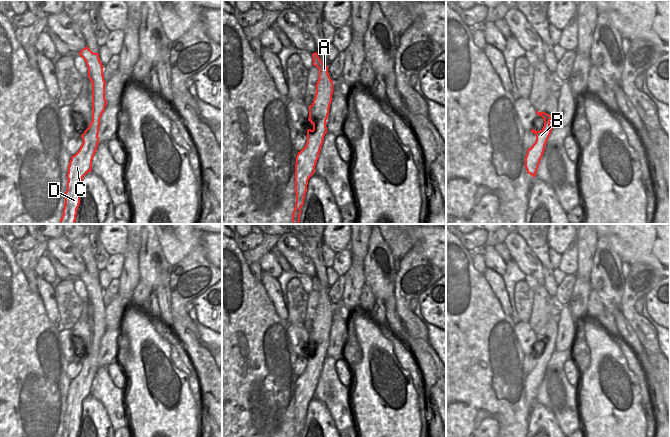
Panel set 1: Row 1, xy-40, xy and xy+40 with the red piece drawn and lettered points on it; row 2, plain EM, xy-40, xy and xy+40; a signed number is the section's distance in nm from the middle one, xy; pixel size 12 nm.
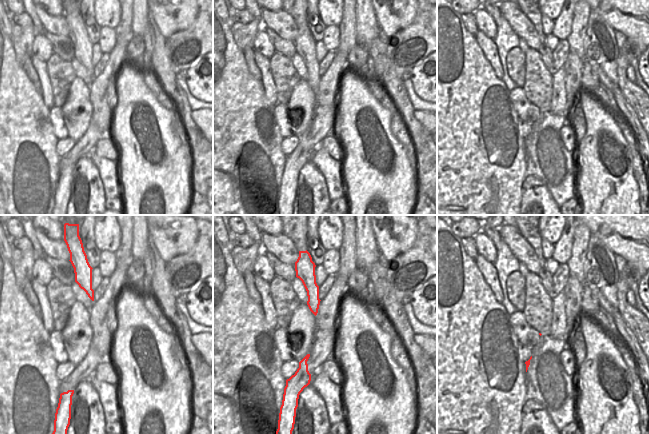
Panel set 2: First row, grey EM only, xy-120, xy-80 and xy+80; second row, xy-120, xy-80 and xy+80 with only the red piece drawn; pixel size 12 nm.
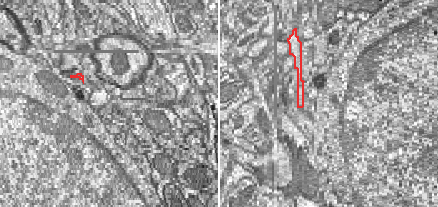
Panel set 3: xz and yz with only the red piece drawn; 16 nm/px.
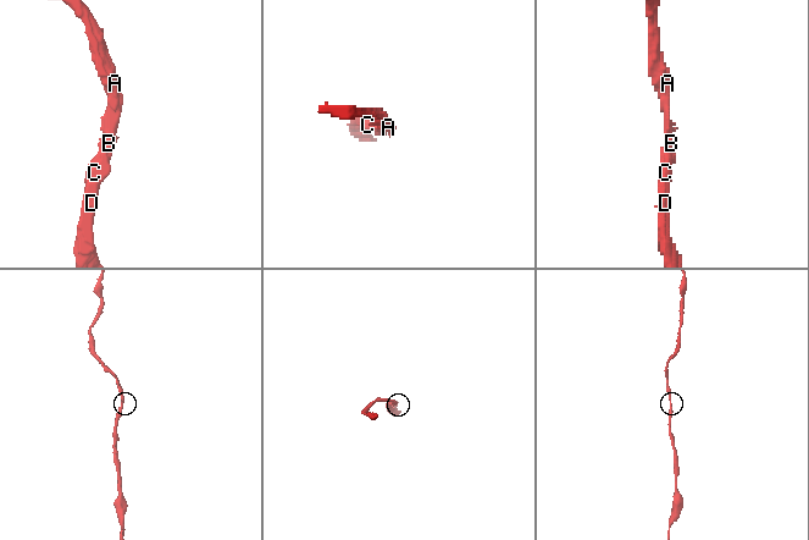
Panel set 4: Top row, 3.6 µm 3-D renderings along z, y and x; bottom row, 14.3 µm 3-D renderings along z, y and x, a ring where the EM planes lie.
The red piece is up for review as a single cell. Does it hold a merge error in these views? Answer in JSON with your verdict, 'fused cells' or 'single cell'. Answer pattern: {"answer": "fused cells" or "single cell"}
{"answer": "single cell"}

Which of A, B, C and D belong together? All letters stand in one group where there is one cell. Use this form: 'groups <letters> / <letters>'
groups A B C D

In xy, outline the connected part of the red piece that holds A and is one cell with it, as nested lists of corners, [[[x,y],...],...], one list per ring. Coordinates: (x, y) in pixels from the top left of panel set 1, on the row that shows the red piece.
[[[317,52],[312,54],[313,65],[319,69],[319,79],[316,84],[316,94],[309,108],[308,121],[313,129],[307,130],[307,143],[298,152],[295,164],[295,194],[296,204],[292,214],[292,224],[299,224],[301,208],[304,204],[309,178],[315,173],[315,166],[319,158],[324,136],[327,133],[326,120],[332,102],[333,81],[328,73],[328,66],[324,65]]]

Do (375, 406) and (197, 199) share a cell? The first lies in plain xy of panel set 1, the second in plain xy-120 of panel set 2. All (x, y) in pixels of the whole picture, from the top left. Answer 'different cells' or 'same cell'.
different cells

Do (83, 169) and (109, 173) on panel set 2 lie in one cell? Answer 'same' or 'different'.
different

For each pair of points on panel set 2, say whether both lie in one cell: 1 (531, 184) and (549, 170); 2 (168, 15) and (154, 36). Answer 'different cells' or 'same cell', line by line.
1: different cells
2: different cells

